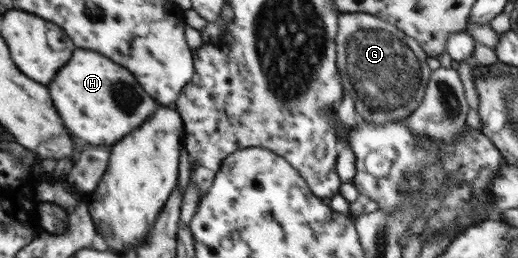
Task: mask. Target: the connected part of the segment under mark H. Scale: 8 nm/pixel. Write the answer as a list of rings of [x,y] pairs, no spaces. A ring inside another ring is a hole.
[[[76,49],[62,71],[56,73],[56,79],[46,86],[56,111],[70,133],[92,146],[113,146],[159,107],[131,71],[96,51],[86,49]]]

